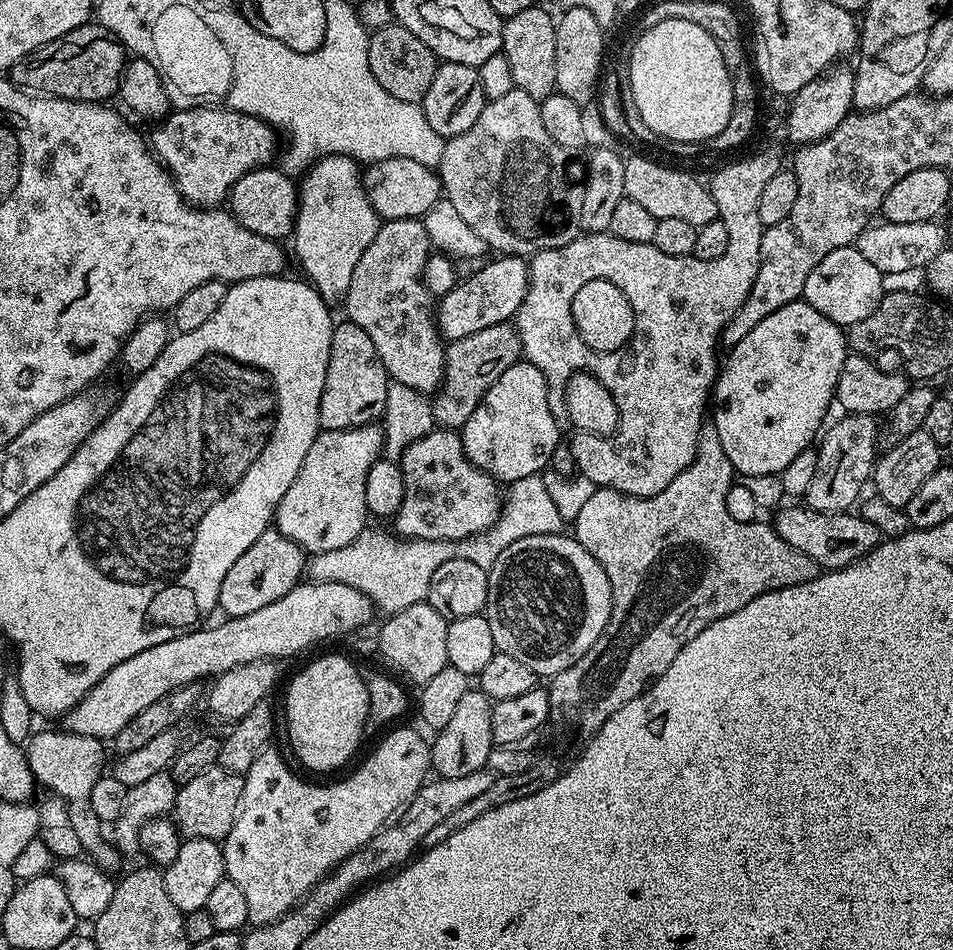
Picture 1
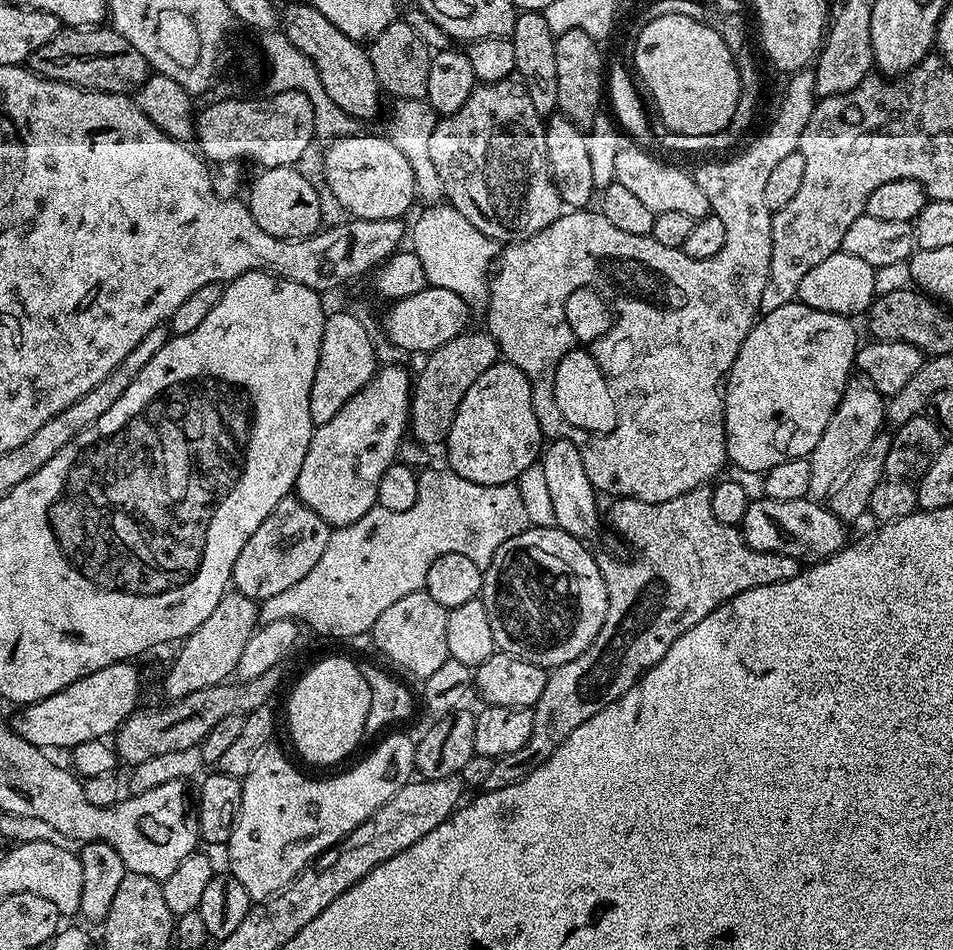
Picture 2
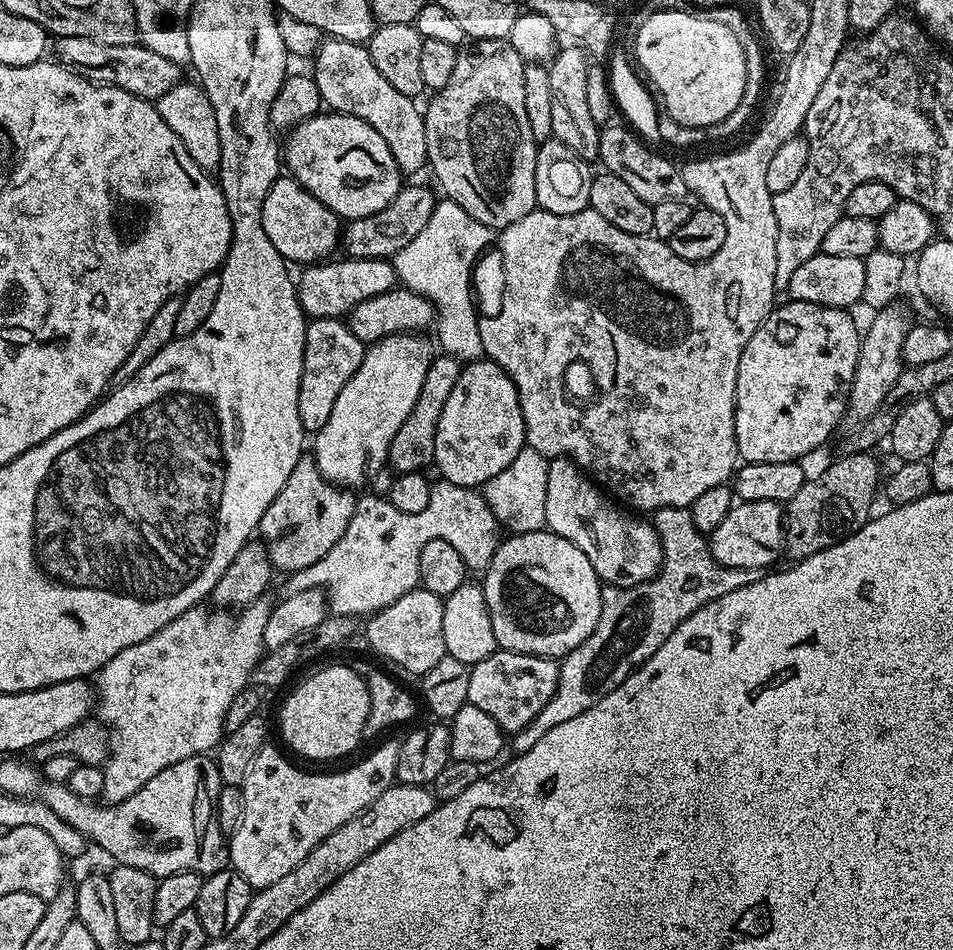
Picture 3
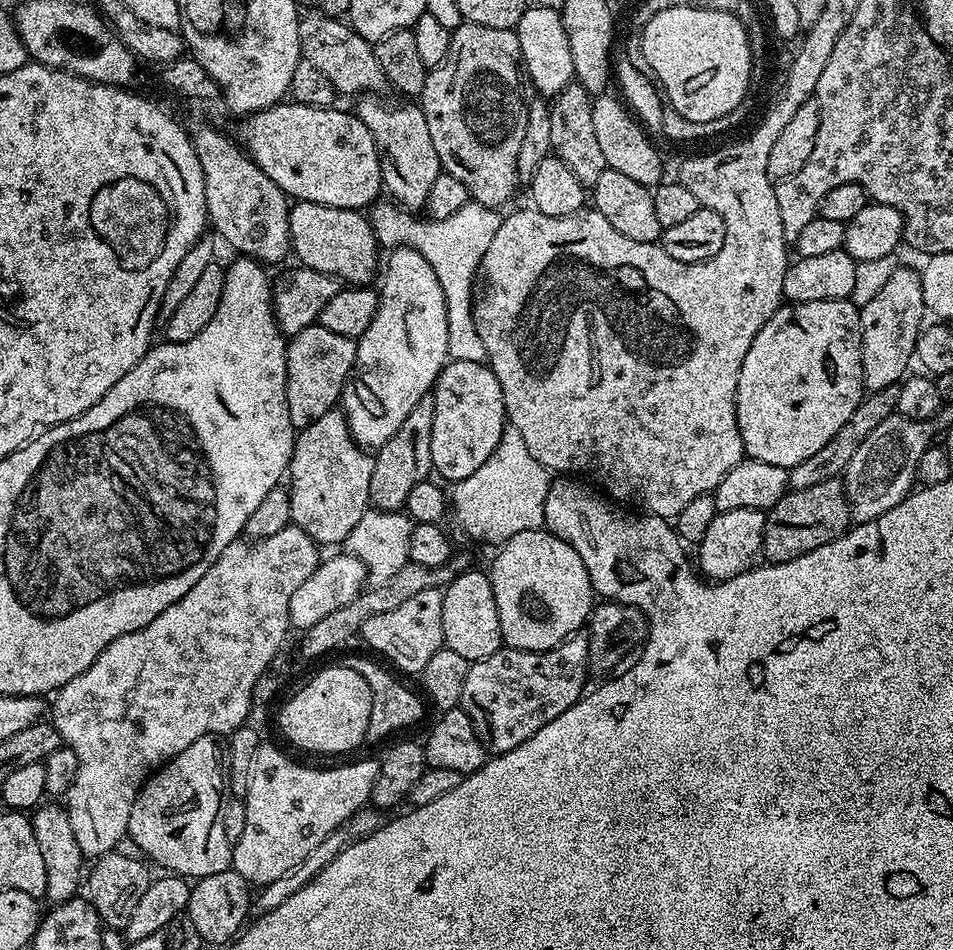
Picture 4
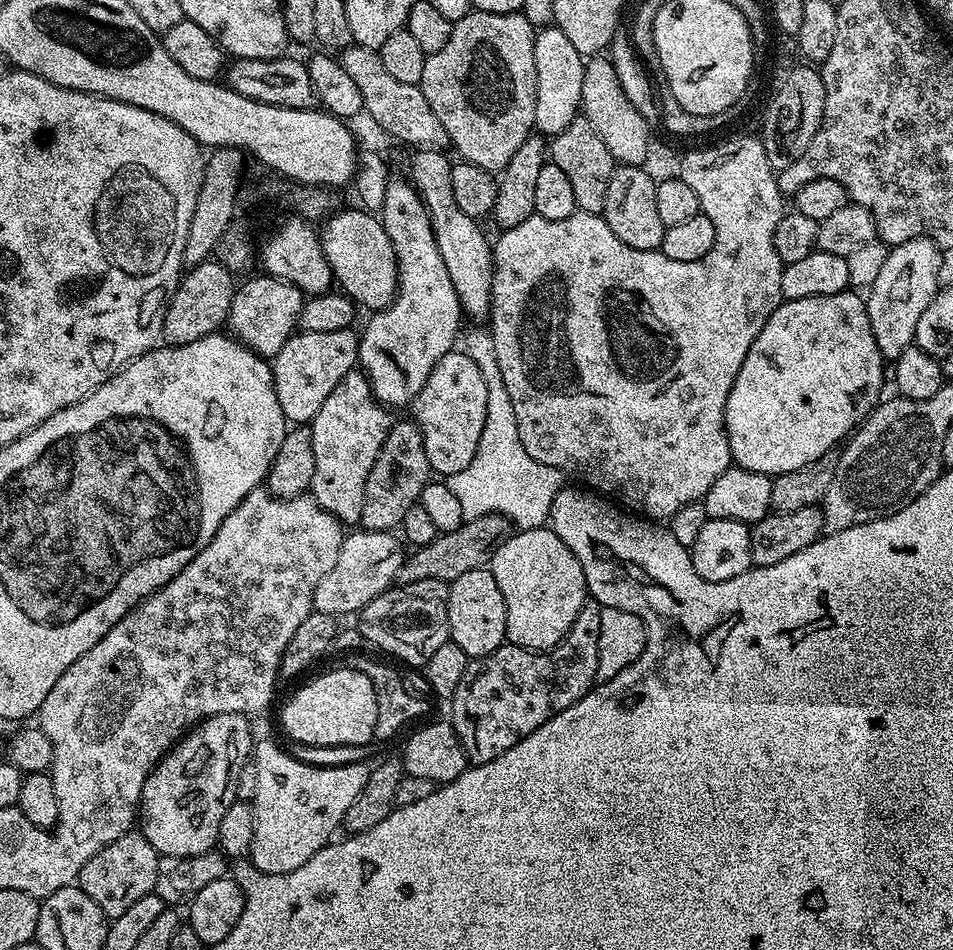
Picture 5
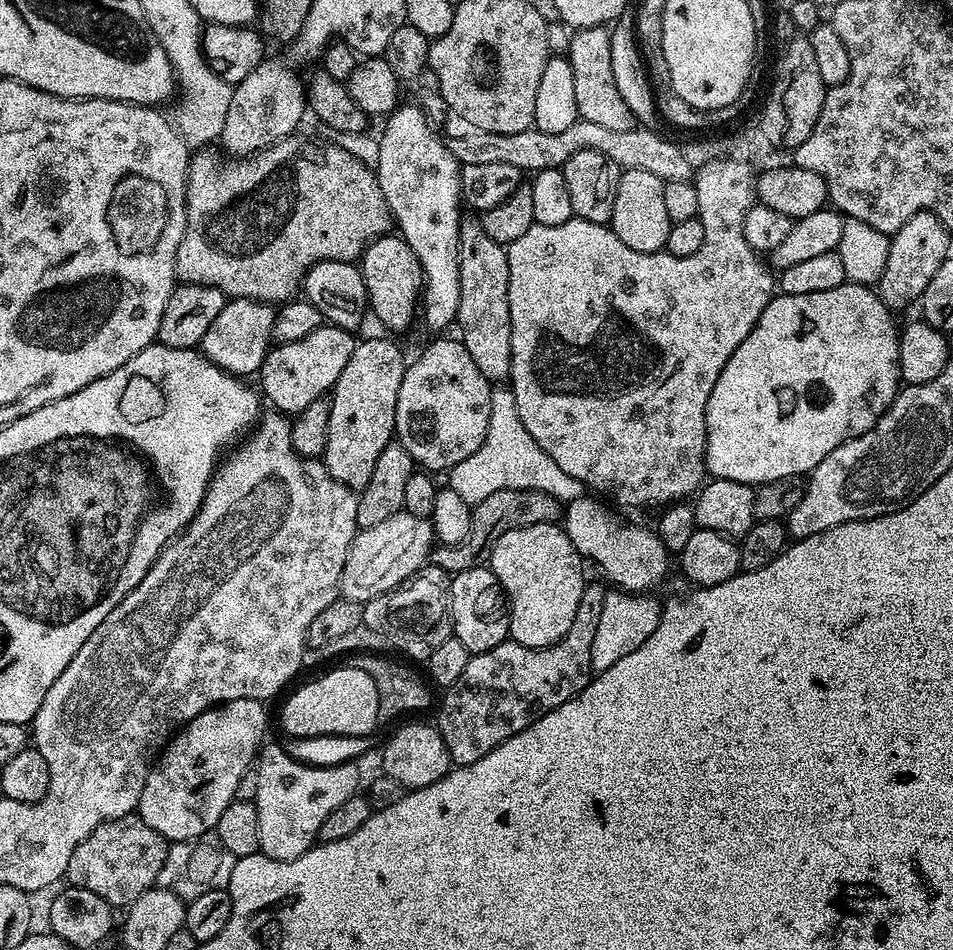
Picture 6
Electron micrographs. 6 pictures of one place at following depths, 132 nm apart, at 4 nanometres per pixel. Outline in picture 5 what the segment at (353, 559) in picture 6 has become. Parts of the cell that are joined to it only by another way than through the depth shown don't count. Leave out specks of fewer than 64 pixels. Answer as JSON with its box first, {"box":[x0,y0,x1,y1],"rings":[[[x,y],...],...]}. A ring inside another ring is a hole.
{"box":[313,531,406,618],"rings":[[[349,531],[342,542],[342,550],[338,550],[334,567],[322,577],[322,582],[318,582],[314,590],[313,609],[337,618],[343,618],[347,612],[358,614],[374,598],[393,587],[406,555],[405,545],[394,537],[392,532]]]}

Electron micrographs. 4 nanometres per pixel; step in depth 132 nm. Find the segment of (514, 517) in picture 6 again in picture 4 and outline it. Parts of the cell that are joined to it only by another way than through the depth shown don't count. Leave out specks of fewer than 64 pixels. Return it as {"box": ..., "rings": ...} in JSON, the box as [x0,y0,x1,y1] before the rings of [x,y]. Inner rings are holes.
{"box":[300,554,469,660],"rings":[[[460,554],[453,555],[448,564],[443,564],[437,568],[427,568],[409,562],[390,578],[388,584],[383,584],[377,588],[368,586],[364,591],[358,593],[354,602],[346,602],[346,606],[338,606],[338,610],[333,610],[331,614],[326,614],[322,622],[314,622],[314,626],[303,629],[300,640],[300,652],[308,660],[316,660],[319,656],[324,656],[327,652],[335,650],[339,644],[347,642],[351,636],[355,637],[360,631],[360,627],[366,622],[366,618],[374,618],[374,614],[387,614],[390,610],[395,610],[402,602],[407,602],[414,598],[414,594],[422,594],[422,590],[431,588],[443,589],[452,580],[454,573],[459,574],[469,567],[468,560]]]}

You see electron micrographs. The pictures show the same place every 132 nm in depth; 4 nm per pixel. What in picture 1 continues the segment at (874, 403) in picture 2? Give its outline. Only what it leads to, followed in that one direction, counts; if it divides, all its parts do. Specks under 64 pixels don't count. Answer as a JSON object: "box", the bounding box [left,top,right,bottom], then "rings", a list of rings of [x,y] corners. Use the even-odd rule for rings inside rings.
{"box":[806,412,878,512],"rings":[[[857,412],[841,417],[828,433],[823,433],[824,441],[822,436],[816,453],[814,478],[810,478],[806,504],[819,512],[848,512],[851,504],[855,505],[861,499],[860,491],[864,483],[869,483],[878,459],[877,421]]]}

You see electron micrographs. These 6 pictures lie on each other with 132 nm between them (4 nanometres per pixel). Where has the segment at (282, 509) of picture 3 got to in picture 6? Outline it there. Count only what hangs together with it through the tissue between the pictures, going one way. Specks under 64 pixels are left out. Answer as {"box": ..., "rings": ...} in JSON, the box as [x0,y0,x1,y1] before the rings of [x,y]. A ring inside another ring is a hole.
{"box":[322,336,405,490],"rings":[[[380,336],[374,337],[373,340],[361,339],[354,354],[350,354],[350,362],[346,362],[346,370],[338,374],[338,382],[332,387],[330,426],[322,459],[332,477],[350,489],[359,490],[366,486],[366,482],[370,482],[370,474],[374,474],[374,462],[378,462],[378,454],[382,454],[382,450],[386,450],[386,446],[393,443],[398,386],[402,386],[405,367],[404,352],[394,341],[383,340]]]}

